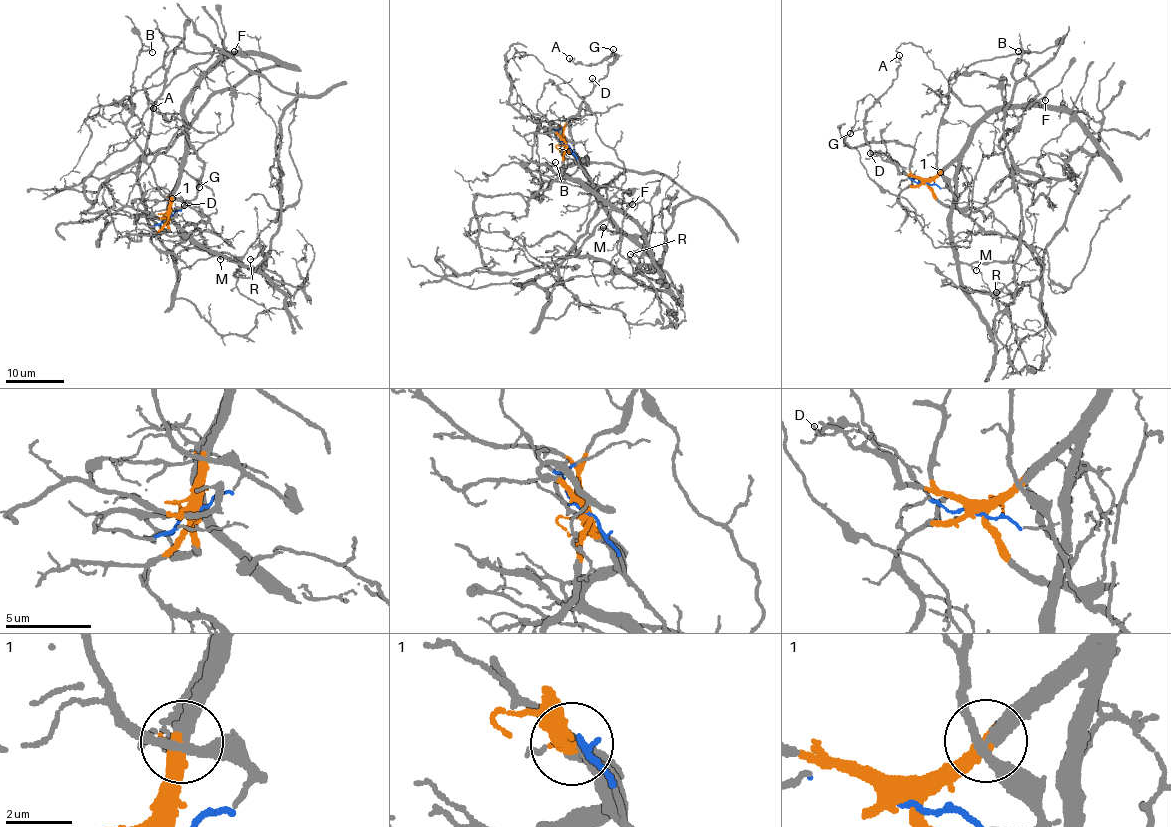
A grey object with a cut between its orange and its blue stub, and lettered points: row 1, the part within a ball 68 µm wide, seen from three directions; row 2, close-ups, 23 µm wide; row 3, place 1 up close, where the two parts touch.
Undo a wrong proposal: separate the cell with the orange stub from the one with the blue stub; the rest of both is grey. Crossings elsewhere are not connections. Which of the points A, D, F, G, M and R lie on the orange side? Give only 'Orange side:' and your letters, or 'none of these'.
Orange side: A, D, G, M

